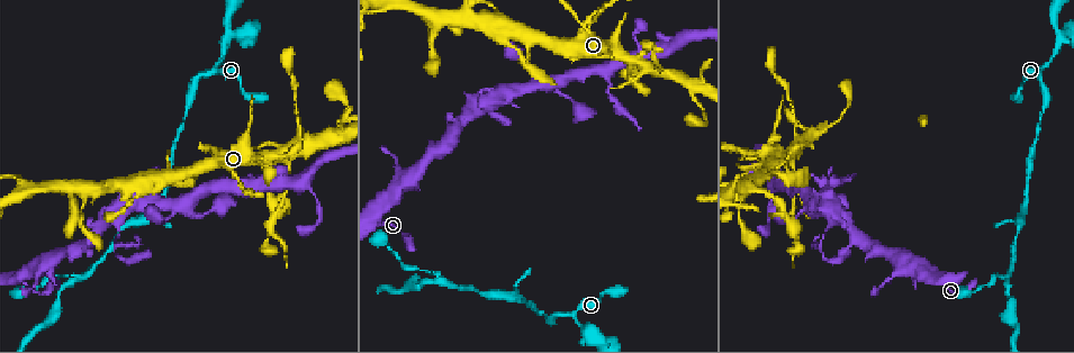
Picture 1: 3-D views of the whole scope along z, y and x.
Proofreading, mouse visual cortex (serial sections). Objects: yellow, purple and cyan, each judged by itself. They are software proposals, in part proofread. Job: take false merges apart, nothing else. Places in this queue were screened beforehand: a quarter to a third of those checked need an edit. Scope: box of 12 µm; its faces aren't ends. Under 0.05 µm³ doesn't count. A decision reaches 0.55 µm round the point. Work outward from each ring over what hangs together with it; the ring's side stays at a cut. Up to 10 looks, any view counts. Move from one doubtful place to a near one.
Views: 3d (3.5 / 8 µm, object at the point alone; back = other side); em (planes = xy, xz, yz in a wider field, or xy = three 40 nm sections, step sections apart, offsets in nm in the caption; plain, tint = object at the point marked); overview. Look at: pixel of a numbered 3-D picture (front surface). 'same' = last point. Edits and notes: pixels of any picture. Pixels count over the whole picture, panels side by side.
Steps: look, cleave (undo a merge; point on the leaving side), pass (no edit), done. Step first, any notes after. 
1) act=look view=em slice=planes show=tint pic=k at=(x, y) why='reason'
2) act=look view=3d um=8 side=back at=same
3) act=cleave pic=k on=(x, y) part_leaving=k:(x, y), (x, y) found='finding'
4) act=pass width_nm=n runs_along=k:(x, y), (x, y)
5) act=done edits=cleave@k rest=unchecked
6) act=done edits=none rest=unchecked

act=look view=3d um=3.5 pic=1 at=(1018, 98) why='calibre changes'

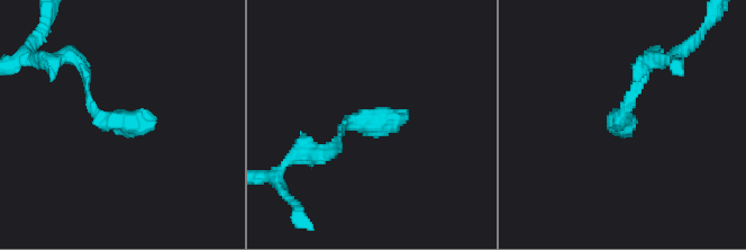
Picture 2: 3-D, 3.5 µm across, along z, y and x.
act=look view=em slice=xy step=5 show=tint pic=2 at=(358, 121) why='now the EM'

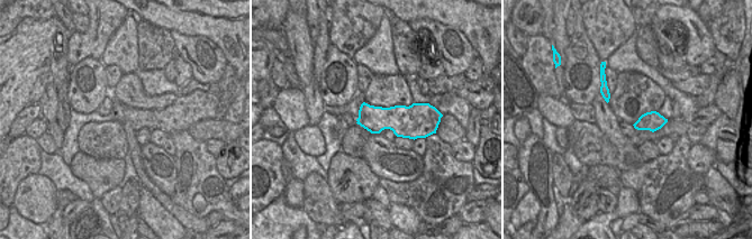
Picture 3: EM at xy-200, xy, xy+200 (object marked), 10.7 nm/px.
act=look view=em slice=xy step=3 show=tint at=same

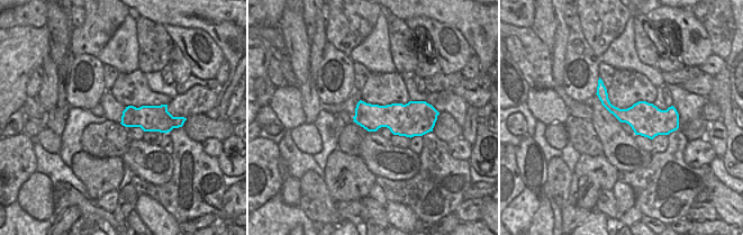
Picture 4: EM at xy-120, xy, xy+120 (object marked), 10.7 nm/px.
act=pass runs_along=2:(75, 60), (102, 118), (154, 118) found='all the same cell'

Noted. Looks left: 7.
act=look view=3d um=3.5 pic=1 at=(514, 299) why='sudden change in width'

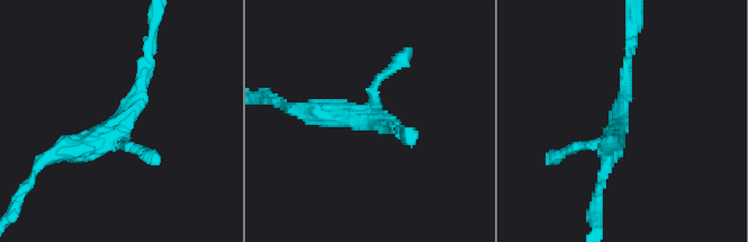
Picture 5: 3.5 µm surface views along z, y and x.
act=look view=em slice=xy step=2 show=tint pic=5 at=(366, 120) why='shape alone is not enough'

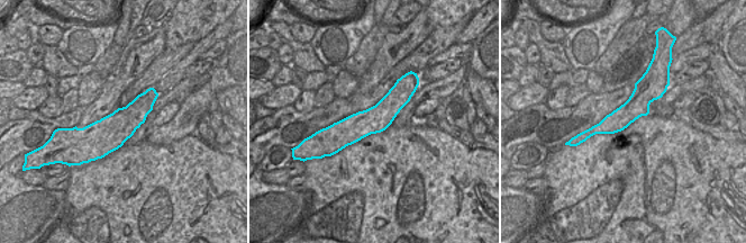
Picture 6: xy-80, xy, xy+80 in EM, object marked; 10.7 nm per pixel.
act=pass runs_along=5:(143, 63), (111, 130), (46, 157) found='all the same cell'

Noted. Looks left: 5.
act=look view=3d um=3.5 pic=1 at=(82, 281) why='three-way junction'

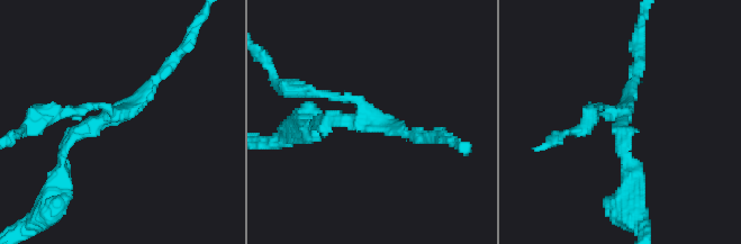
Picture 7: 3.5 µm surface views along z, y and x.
act=look view=em slice=xy step=3 show=tint pic=7 at=(368, 119) arms=3 arm_widths_nm=100,150,200

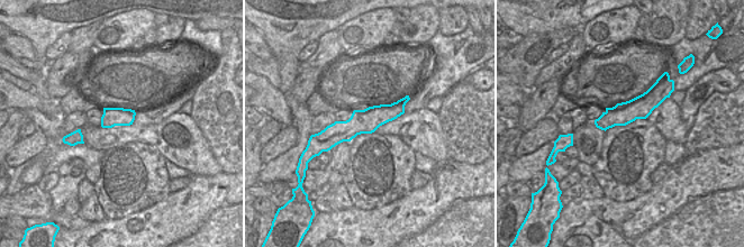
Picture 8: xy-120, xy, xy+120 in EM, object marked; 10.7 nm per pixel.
act=look view=em slice=xy step=2 show=tint at=same why='another direction'

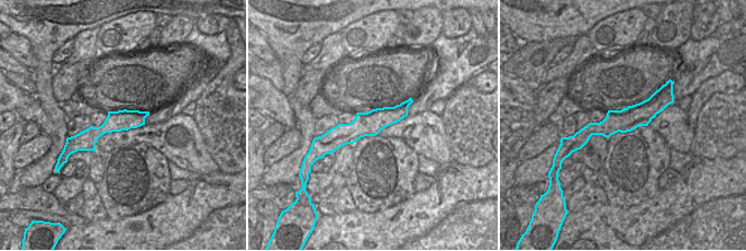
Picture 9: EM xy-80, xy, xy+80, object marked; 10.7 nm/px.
act=pass width_nm=260 runs_along=7:(169, 64), (132, 109), (75, 133), (62, 157) found='continuous, no second cell'

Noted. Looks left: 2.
act=look view=3d um=3.5 pic=1 at=(823, 255) why='sudden change in width'

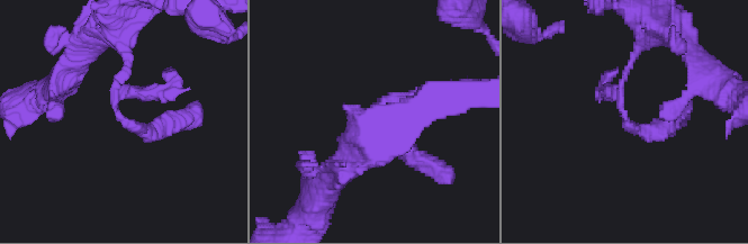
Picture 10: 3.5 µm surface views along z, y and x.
act=look view=em slice=xy step=1 show=tint pic=10 at=(623, 116)

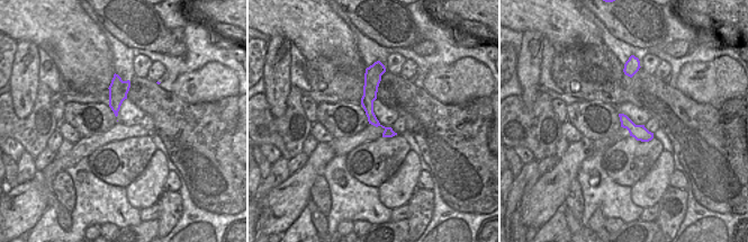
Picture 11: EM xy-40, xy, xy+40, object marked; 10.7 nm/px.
act=pass runs_along=11:(368, 73), (369, 113), (389, 134) found='one cell here'

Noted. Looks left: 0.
act=done edits=none rest=unchecked

